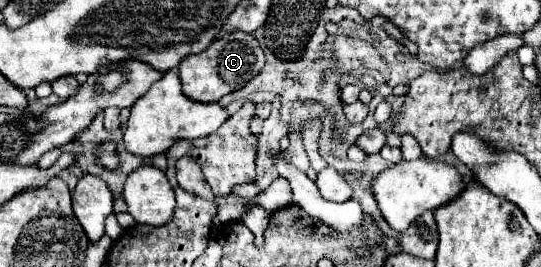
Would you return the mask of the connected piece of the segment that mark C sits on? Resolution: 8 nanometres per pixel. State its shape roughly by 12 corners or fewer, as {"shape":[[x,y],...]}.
{"shape":[[237,31],[179,65],[183,93],[209,103],[245,87],[265,65]]}

